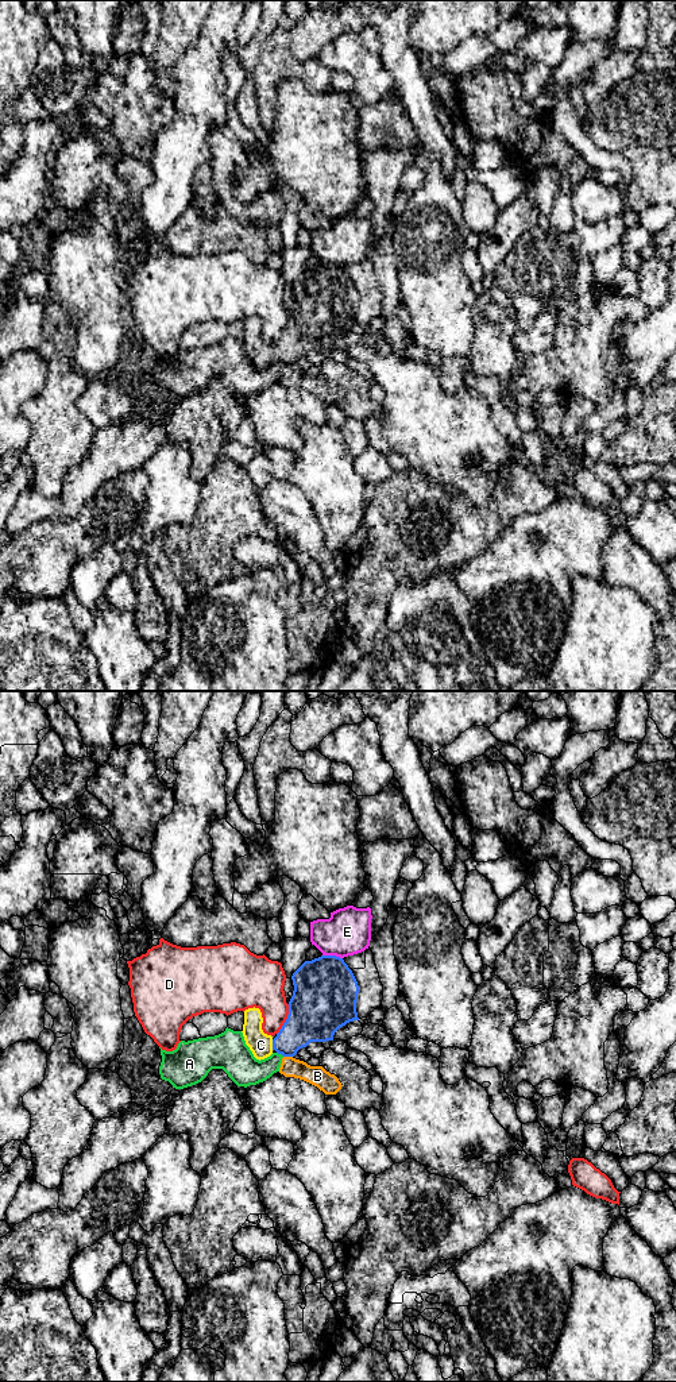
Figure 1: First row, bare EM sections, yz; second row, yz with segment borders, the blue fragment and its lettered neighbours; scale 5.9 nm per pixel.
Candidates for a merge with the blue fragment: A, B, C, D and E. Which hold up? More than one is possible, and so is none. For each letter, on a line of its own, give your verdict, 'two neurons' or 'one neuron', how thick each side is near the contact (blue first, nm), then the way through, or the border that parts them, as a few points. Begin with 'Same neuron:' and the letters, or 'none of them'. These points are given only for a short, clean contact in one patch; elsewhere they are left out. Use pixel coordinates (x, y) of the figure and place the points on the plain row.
Same neuron: C
A: two neurons | 260/190 nm | along yz (277, 361), (284, 365)
B: two neurons | 260/120 nm | along yz (284, 365), (292, 366)
C: one neuron | 240/140 nm
D: two neurons | 380/260 nm
E: two neurons | 380/280 nm

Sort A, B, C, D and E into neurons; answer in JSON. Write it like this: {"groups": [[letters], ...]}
{"groups": [["A", "B"], ["C"], ["D"], ["E"]]}

